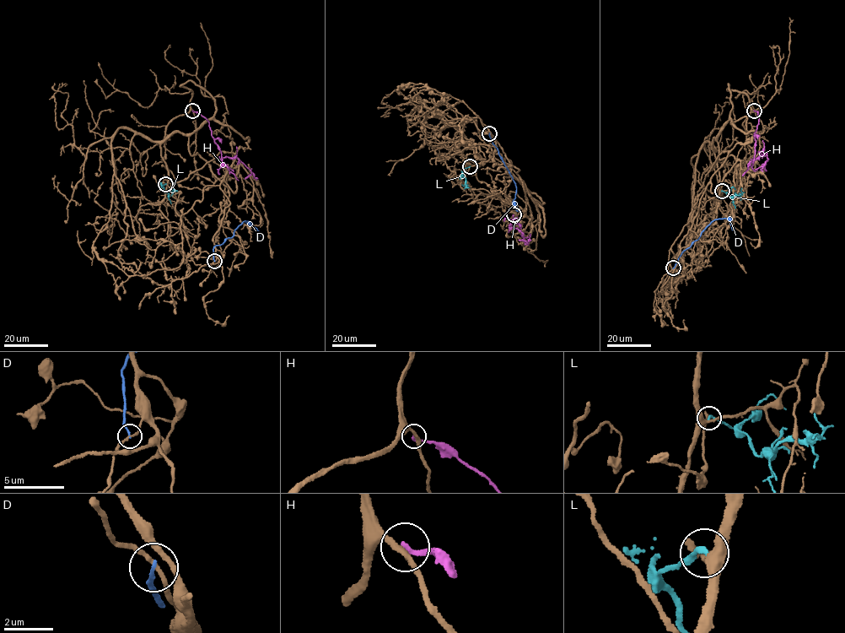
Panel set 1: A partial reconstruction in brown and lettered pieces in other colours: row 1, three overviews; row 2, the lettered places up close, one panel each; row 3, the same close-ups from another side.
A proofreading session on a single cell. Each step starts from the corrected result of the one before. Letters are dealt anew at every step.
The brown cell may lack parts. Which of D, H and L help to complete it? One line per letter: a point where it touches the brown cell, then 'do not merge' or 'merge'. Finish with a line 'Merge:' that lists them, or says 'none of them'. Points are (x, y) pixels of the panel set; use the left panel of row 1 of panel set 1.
D: contact (214, 261); do not merge
H: contact (192, 110); do not merge
L: contact (165, 184); do not merge
Merge: none of them

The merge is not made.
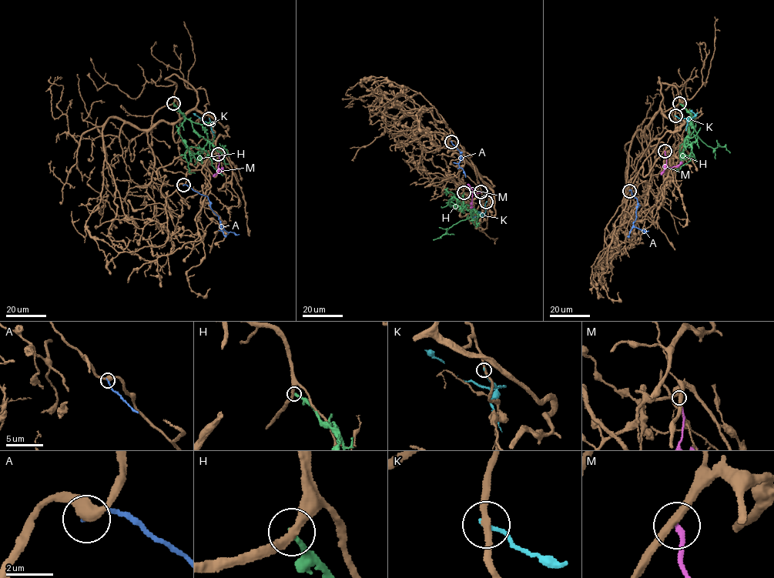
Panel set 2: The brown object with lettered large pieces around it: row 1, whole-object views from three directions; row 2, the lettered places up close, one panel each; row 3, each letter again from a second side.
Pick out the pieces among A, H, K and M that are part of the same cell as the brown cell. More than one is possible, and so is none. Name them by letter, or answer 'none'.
M

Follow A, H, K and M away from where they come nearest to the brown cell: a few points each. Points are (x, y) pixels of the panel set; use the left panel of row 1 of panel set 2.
A: (183, 185), (208, 197), (210, 208), (218, 216), (222, 226), (227, 232), (239, 234)
H: (173, 103), (185, 118), (179, 128), (185, 145), (197, 147), (207, 152), (212, 165), (223, 175)
K: (209, 118), (215, 123), (204, 121), (193, 113)
M: (218, 154), (218, 170), (222, 171), (221, 167)

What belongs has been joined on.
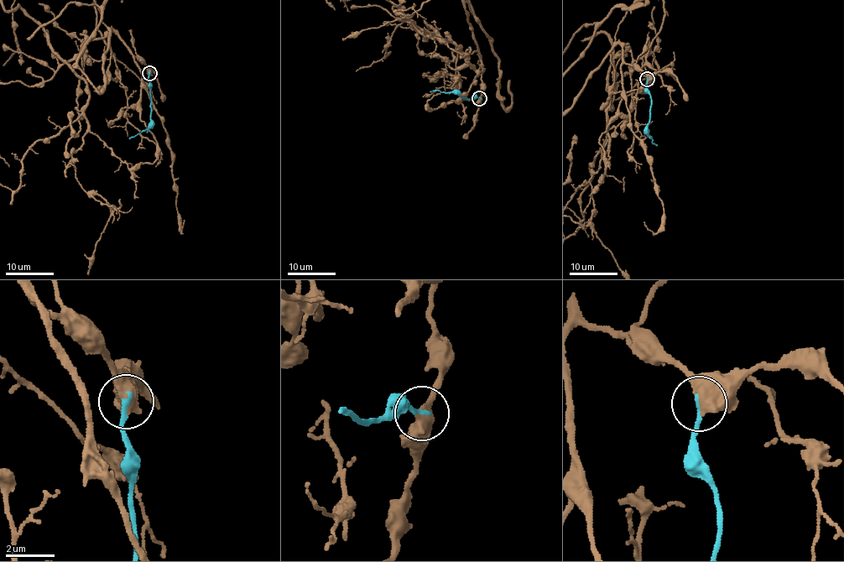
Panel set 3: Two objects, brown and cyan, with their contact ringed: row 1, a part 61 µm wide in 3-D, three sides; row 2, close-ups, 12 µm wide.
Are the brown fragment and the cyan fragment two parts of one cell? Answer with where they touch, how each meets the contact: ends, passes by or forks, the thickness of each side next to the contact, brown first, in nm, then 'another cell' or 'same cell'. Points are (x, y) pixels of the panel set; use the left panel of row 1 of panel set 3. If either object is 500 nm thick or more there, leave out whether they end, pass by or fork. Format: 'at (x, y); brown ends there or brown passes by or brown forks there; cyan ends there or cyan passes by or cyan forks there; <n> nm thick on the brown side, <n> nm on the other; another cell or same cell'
at (149, 73); 800 nm thick on the brown side, 240 nm on the other; same cell

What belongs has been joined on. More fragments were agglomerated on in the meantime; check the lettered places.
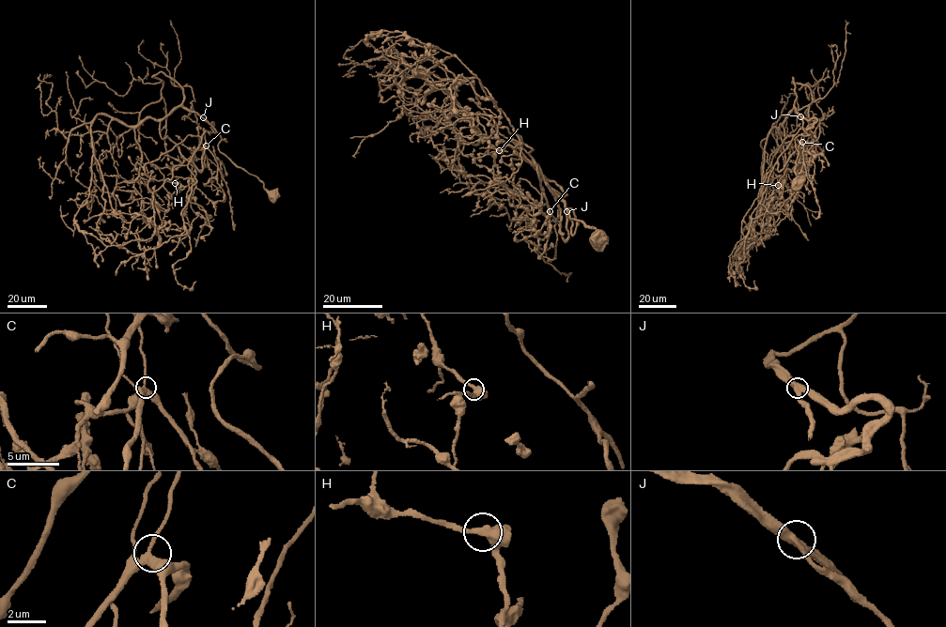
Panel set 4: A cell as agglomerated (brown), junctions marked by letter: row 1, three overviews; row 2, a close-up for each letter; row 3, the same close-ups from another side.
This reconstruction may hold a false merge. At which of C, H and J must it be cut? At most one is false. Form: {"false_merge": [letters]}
{"false_merge": []}

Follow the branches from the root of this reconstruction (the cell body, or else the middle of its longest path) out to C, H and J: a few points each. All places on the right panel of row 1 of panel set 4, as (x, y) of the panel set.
C: (798, 182), (795, 140), (810, 134), (802, 118), (814, 118), (779, 157), (779, 171), (802, 142)
H: (798, 182), (795, 140), (810, 134), (802, 118), (814, 118), (774, 155), (764, 180), (778, 185)
J: (798, 182), (800, 179), (794, 171), (798, 153), (795, 140), (798, 135), (810, 134), (803, 129), (800, 116)

